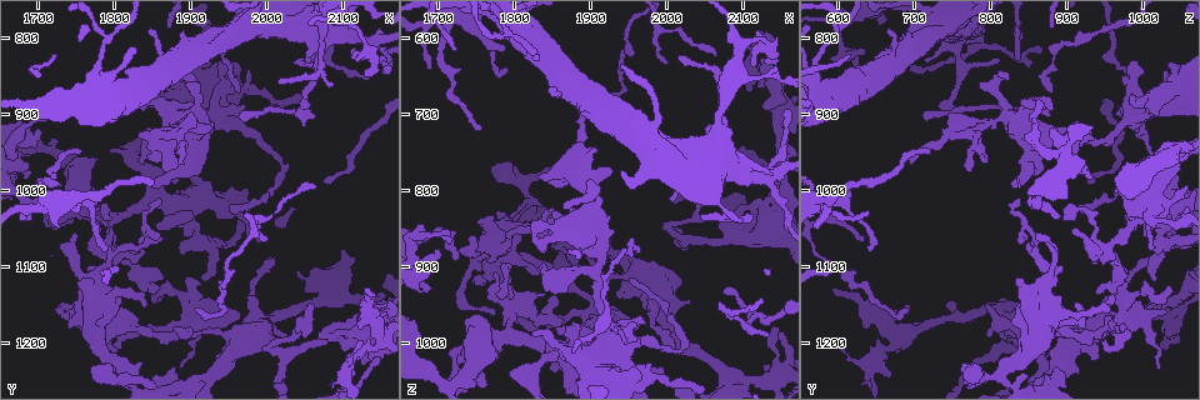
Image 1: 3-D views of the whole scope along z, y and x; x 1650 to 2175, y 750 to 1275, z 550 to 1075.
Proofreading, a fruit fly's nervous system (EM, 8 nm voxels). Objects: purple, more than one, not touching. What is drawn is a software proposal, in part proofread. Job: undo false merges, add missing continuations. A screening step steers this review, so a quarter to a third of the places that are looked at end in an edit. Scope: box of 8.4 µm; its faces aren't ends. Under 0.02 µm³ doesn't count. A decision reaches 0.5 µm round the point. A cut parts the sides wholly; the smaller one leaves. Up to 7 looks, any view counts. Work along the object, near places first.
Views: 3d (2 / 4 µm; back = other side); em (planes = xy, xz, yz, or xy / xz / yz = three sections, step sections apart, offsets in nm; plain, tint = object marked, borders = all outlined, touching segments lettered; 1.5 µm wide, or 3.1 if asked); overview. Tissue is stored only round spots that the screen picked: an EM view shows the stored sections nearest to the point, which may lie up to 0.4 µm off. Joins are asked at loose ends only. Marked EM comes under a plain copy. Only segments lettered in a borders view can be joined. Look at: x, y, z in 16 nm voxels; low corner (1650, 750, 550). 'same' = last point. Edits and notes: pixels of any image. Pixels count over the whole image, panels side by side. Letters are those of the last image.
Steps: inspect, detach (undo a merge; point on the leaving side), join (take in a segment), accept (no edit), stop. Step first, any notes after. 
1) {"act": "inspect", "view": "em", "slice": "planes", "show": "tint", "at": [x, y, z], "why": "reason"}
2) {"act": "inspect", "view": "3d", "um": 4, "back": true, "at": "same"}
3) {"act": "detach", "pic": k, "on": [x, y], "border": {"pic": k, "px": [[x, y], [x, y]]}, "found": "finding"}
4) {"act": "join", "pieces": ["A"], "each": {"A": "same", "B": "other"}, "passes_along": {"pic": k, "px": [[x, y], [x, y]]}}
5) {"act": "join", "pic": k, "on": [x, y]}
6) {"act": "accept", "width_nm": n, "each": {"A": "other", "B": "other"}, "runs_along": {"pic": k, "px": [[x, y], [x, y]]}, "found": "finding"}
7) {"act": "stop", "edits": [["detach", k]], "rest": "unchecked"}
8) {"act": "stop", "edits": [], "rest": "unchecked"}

{"act": "inspect", "view": "3d", "um": 2, "at": [1910, 1175, 965], "why": "sudden change in width"}

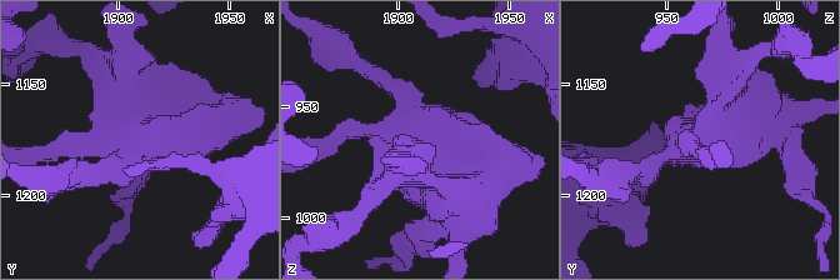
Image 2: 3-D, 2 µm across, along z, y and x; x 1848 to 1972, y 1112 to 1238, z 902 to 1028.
{"act": "inspect", "view": "em", "slice": "xz", "step": 8, "show": "tint", "at": [1909, 1178, 962], "why": "now the EM"}

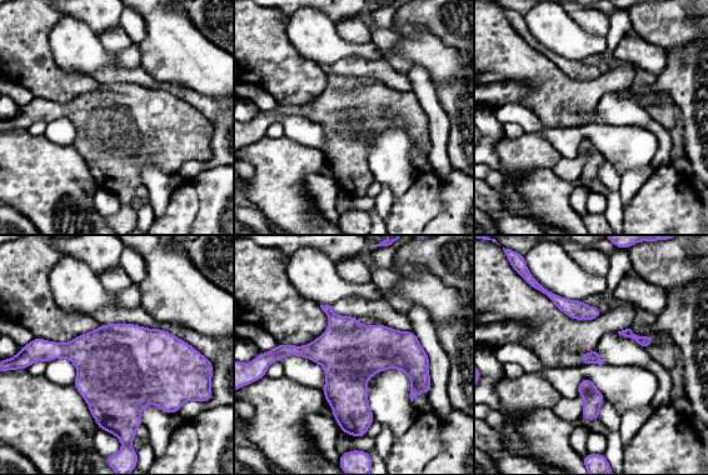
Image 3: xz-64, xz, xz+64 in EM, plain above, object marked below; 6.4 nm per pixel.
{"act": "inspect", "view": "em", "slice": "planes", "show": "borders", "at": "same", "why": "cut it another way"}

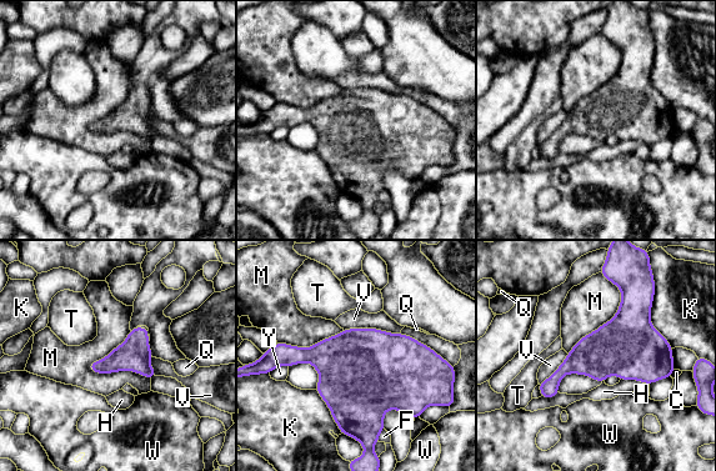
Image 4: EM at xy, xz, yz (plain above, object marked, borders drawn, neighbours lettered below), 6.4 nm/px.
{"act": "accept", "each": {"C": "other", "F": "other", "H": "other", "K": "other", "M": "other", "Q": "other", "T": "other", "V": "other", "W": "other", "Y": "other"}, "border": {"pic": 4, "px": [[88, 365], [150, 379]]}, "found": "one cell here"}

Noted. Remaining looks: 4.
{"act": "inspect", "view": "em", "slice": "planes", "show": "tint", "at": [1910, 1160, 690], "why": "branch stops here"}

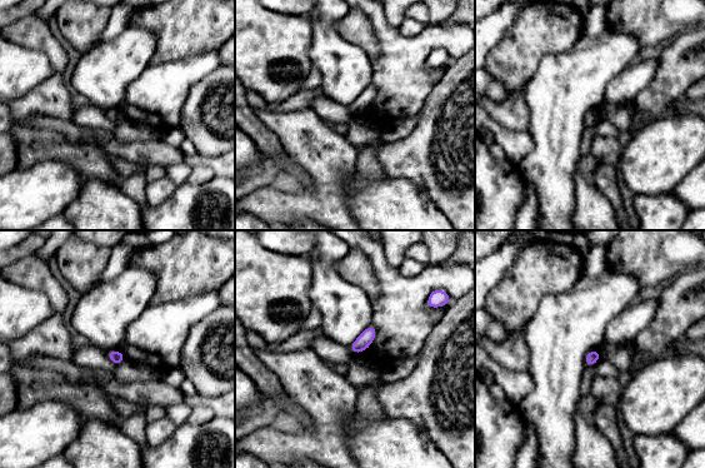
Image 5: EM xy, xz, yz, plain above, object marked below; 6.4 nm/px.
{"act": "inspect", "view": "em", "slice": "planes", "show": "borders", "at": "same", "why": "see the neighbours"}

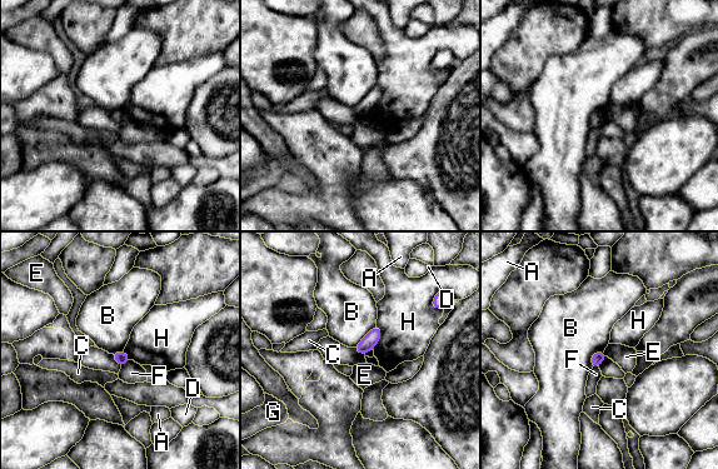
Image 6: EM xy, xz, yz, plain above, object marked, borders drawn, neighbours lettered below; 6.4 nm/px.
{"act": "accept", "each": {"A": "other", "B": "other", "C": "other", "D": "other", "E": "other", "F": "other", "G": "other", "H": "other"}, "border": {"pic": 6, "px": [[131, 360], [121, 367]]}, "found": "none of them fits"}

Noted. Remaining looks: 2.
{"act": "inspect", "view": "em", "slice": "yz", "step": 4, "show": "tint", "at": [1745, 1060, 860], "why": "thin end"}

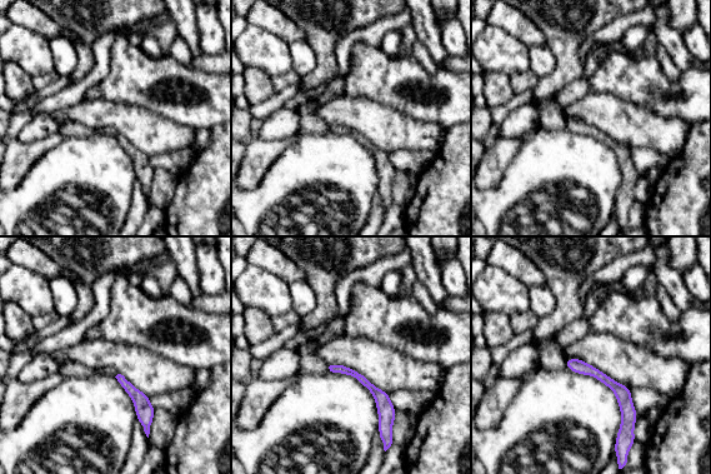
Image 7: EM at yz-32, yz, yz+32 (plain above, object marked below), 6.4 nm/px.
{"act": "inspect", "view": "em", "slice": "planes", "show": "borders", "at": "same", "why": "another direction"}

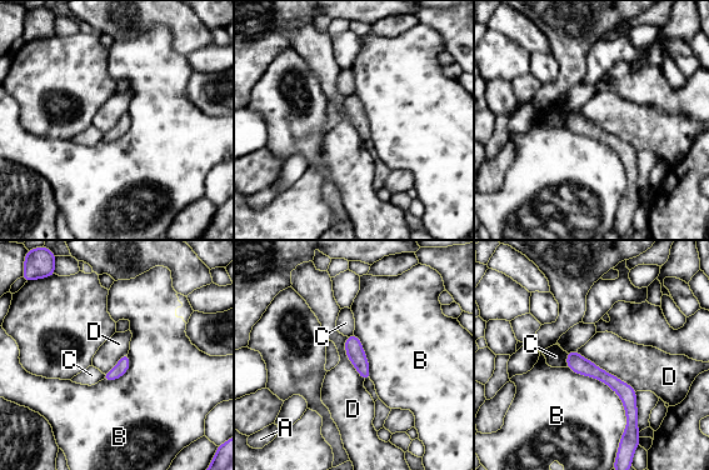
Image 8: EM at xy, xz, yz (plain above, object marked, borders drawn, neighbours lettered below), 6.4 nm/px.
{"act": "accept", "longest_contact_nm": ["B", 550], "each": {"A": "other", "B": "other", "C": "other", "D": "other"}, "border": {"pic": 8, "px": [[577, 350], [635, 391]]}, "found": "none of them fits"}

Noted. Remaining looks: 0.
{"act": "stop", "edits": [], "rest": "unchecked"}

